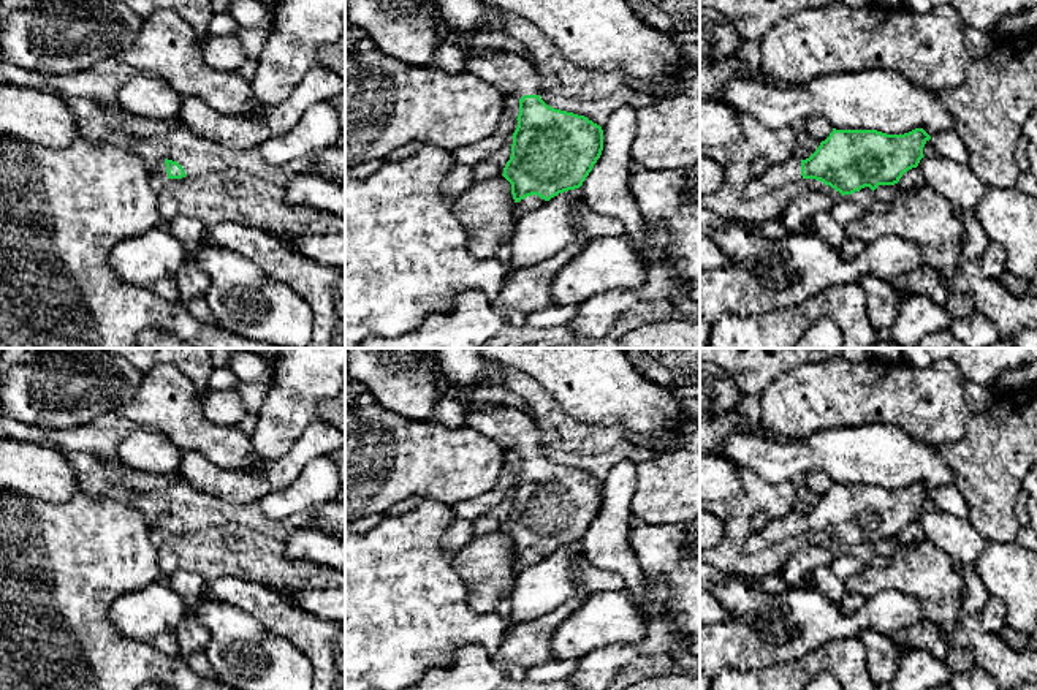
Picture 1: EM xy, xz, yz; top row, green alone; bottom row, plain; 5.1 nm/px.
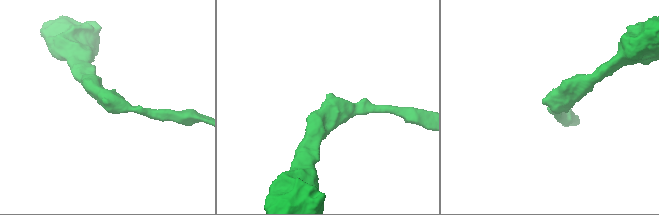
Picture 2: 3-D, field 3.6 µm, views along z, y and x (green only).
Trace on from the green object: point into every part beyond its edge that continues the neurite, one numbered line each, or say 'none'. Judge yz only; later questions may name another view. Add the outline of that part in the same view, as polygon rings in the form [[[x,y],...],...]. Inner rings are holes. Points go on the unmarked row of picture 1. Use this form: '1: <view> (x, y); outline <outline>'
1: yz (778, 529); outline [[[792,511],[782,518],[773,518],[763,530],[755,532],[746,543],[747,551],[768,549],[790,536],[803,535],[801,514]]]

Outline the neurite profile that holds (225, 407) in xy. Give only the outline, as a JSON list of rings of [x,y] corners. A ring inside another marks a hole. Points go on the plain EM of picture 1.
[[[239,388],[211,389],[203,399],[204,418],[220,426],[237,426],[247,415]]]

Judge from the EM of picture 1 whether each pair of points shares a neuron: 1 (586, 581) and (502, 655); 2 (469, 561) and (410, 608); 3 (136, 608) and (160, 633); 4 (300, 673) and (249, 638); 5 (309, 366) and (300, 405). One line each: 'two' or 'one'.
1: one
2: two
3: one
4: one
5: one

